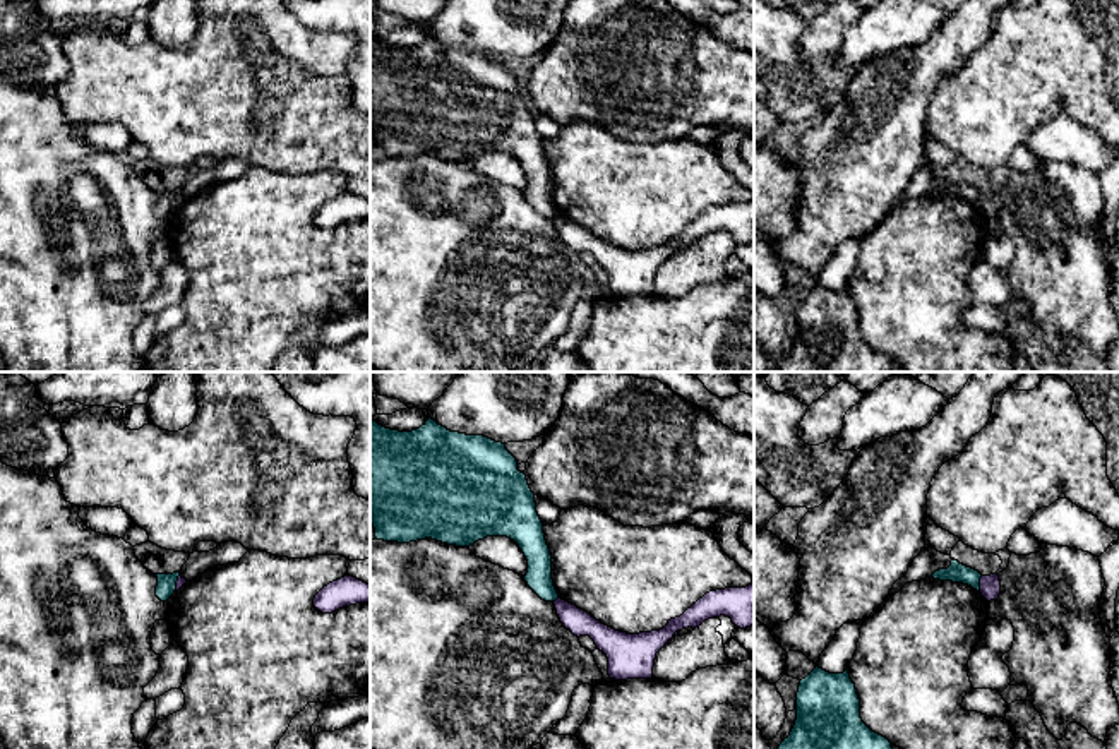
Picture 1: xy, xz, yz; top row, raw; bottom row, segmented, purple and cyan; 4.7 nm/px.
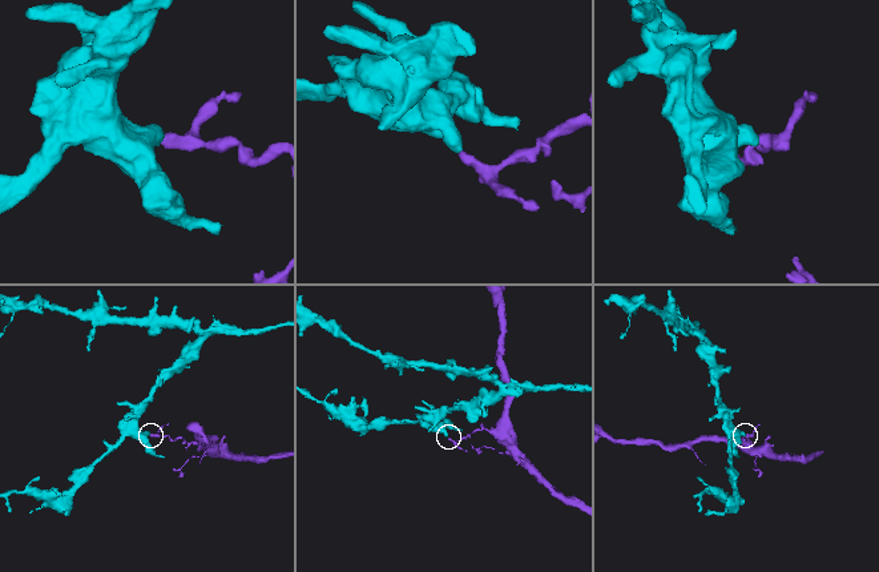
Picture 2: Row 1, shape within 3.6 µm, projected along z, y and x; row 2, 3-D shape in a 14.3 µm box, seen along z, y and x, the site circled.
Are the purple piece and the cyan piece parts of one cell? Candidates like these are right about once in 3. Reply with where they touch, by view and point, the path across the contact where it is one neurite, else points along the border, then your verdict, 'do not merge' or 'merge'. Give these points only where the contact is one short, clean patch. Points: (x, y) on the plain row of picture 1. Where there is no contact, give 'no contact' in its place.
yz (981, 199) | along yz (982, 192), (977, 206) | do not merge

